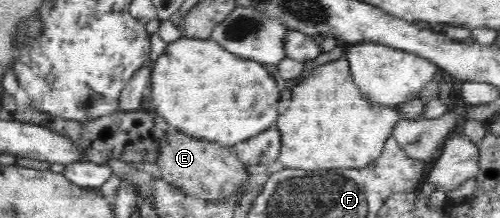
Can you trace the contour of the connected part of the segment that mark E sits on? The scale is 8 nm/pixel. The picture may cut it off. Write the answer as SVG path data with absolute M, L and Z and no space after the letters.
M170 129L166 133L160 132L157 140L156 162L161 170L160 178L173 188L178 188L182 194L203 200L218 200L235 193L239 186L244 185L244 182L248 180L249 174L245 169L246 165L227 145L205 138L194 137L194 135L184 133L180 129Z

